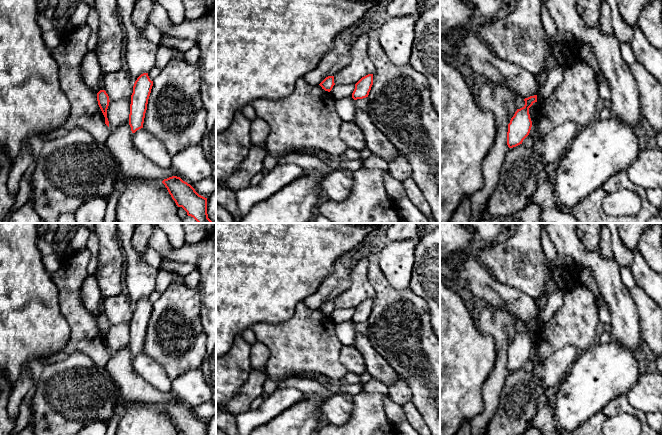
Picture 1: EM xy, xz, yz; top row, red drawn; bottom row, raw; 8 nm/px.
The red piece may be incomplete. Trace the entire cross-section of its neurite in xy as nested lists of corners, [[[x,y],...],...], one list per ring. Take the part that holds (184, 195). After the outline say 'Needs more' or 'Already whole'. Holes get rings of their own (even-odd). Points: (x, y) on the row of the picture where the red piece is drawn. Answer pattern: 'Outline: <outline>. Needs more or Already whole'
Outline: [[[172,176],[162,183],[167,188],[178,207],[182,207],[188,216],[198,223],[213,223],[207,214],[207,198],[199,195],[195,189],[180,177]]]. Already whole

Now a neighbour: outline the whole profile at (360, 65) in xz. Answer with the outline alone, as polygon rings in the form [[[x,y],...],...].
[[[364,33],[350,46],[351,61],[334,75],[334,83],[356,84],[362,77],[376,70],[368,56],[368,41],[371,33]]]

